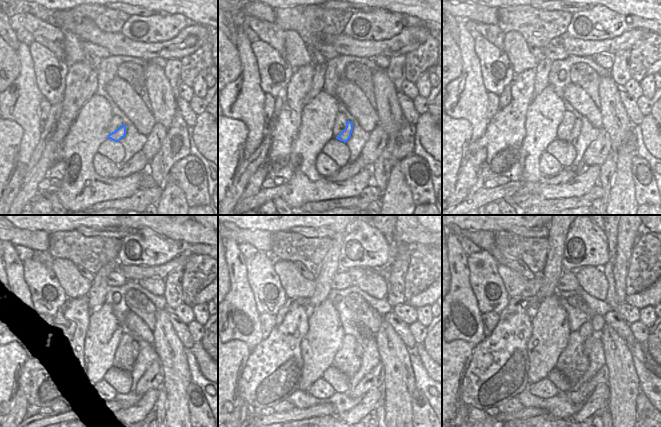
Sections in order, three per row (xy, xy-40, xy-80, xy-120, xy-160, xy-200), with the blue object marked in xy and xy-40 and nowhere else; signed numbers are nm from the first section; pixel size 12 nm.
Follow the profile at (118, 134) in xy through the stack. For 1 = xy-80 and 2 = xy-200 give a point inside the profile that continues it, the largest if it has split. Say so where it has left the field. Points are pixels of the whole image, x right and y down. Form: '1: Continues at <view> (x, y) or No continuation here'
1: Continues at xy-80 (576, 129)
2: Continues at xy-200 (589, 342).

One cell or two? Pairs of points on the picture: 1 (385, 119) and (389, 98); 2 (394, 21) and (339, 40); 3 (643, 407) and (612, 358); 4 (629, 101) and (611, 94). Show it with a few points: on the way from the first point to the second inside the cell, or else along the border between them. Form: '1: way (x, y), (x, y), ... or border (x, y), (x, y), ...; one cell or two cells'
1: way (388, 114), (388, 103); one cell
2: border (343, 32), (354, 38), (373, 40); two cells
3: border (640, 391), (637, 396), (636, 416); two cells
4: border (619, 88), (619, 98), (629, 120); two cells

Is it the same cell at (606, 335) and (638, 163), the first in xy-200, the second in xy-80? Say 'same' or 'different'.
different

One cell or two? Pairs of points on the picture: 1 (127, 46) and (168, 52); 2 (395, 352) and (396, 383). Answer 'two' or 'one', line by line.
1: one
2: one

